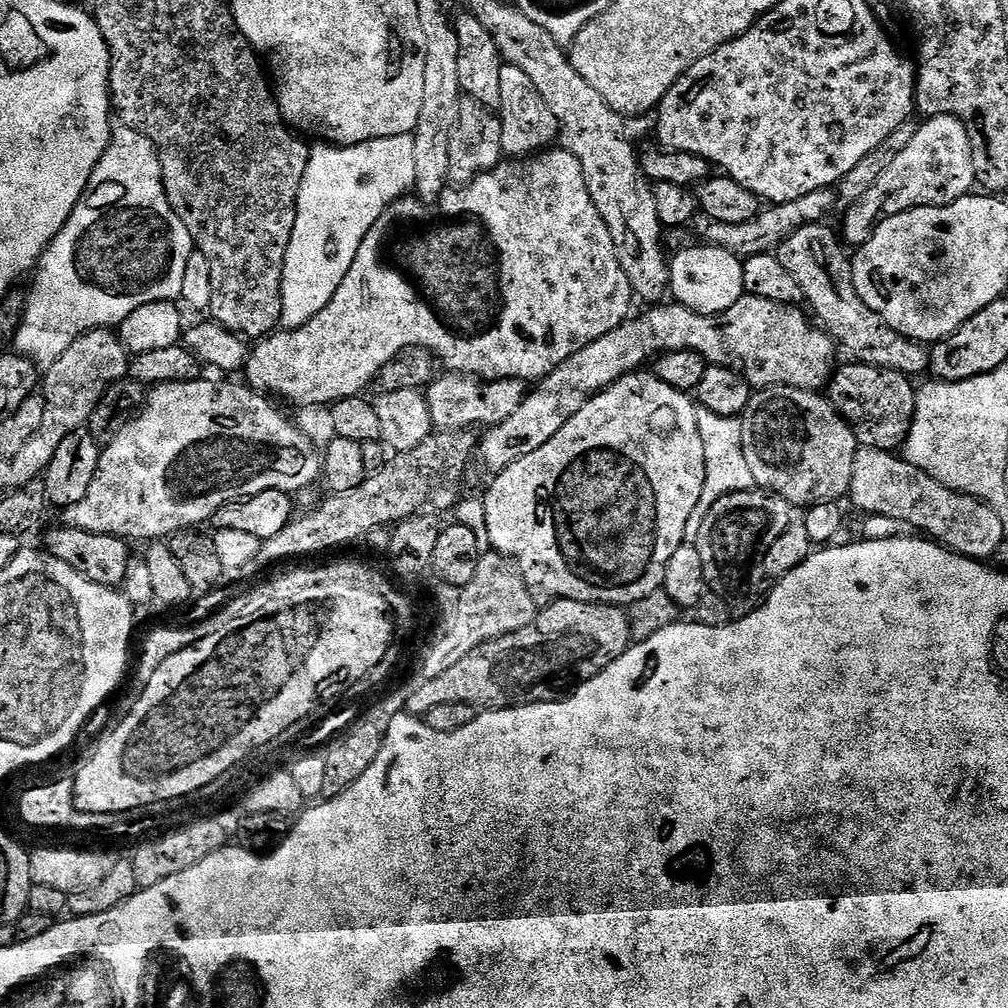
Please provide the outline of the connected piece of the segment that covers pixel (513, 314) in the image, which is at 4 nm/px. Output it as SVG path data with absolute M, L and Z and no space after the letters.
M556 146L551 150L541 150L527 158L504 158L499 166L491 172L484 172L470 183L460 187L452 186L440 193L435 201L436 209L432 212L428 224L420 228L420 204L416 198L393 200L389 208L370 226L366 238L362 238L362 246L358 246L358 254L354 254L354 262L350 270L346 270L346 278L342 278L342 286L330 298L328 305L310 322L300 328L277 330L271 336L261 339L248 353L247 383L253 389L264 394L277 392L284 400L292 404L301 404L304 408L312 408L315 404L331 406L342 398L350 398L363 393L376 377L376 372L386 366L403 348L428 348L435 354L437 361L444 364L449 373L461 376L489 380L523 380L539 382L550 375L570 354L578 354L582 346L590 346L590 342L598 342L602 334L610 334L610 330L618 327L623 320L633 315L634 293L626 278L626 270L618 262L618 254L614 254L614 238L610 238L610 230L606 222L602 222L602 214L594 206L590 198L590 190L586 190L586 178L582 174L582 166L574 154L565 152L563 147Z

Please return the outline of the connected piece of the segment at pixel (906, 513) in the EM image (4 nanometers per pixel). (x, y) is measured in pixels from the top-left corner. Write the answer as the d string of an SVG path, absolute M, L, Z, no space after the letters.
M860 448L857 451L854 458L854 478L850 482L851 500L854 507L861 508L861 513L869 516L898 518L898 522L906 522L909 529L935 540L945 548L951 548L959 556L968 556L971 560L984 562L995 557L998 546L1006 538L1002 518L998 518L998 514L994 514L994 510L989 504L984 504L973 496L950 490L928 472L918 470L918 466L914 466L910 461L882 450Z

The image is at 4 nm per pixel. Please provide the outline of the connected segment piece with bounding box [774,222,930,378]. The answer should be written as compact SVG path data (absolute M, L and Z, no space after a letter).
M824 222L802 226L802 230L794 230L794 234L790 234L790 238L786 238L774 253L782 267L794 277L794 282L798 282L811 315L831 329L837 345L844 347L845 344L859 363L894 370L909 378L927 373L930 368L929 349L898 334L898 330L890 327L882 317L874 314L874 310L870 310L870 306L866 306L866 302L862 302L854 286L849 253L844 253L846 248L841 237L837 233L835 236L828 226Z

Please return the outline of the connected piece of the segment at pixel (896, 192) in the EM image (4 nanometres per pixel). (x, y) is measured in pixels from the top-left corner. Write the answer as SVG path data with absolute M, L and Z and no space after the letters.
M930 116L923 123L917 127L914 138L910 138L910 146L886 166L882 178L878 178L878 182L843 213L842 240L845 245L865 244L888 216L915 208L941 208L973 191L976 166L972 163L972 147L964 123L953 116Z

